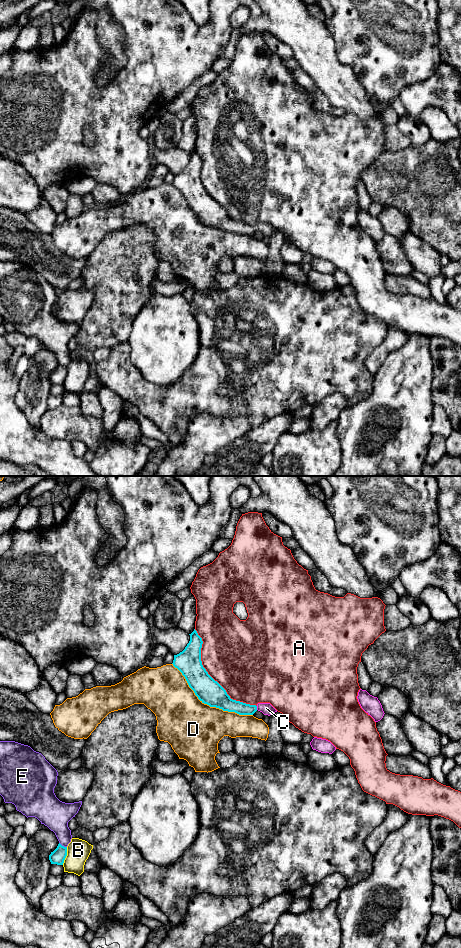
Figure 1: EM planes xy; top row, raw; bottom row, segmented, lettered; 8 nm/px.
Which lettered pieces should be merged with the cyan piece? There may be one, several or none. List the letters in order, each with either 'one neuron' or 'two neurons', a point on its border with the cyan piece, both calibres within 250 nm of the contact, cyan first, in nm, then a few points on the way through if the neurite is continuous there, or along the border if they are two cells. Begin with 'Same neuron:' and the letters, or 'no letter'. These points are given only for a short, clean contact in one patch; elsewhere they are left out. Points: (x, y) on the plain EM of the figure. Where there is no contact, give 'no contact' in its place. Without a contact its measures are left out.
Same neuron: C
A: two neurons; meets cyan in xy at (210, 196); 200 nm thick on the cyan side, 500 nm on the other
B: two neurons; meets cyan in xy at (66, 375); 120 nm thick on the cyan side, 190 nm on the other
C: one neuron; meets cyan in xy at (256, 228); 110 nm thick on the cyan side, 100 nm on the other; runs through xy (226, 223), (240, 228), (256, 228), (266, 228)
D: two neurons; meets cyan in xy at (208, 224); 200 nm thick on the cyan side, 440 nm on the other
E: two neurons; meets cyan in xy at (63, 366); 120 nm thick on the cyan side, 220 nm on the other

